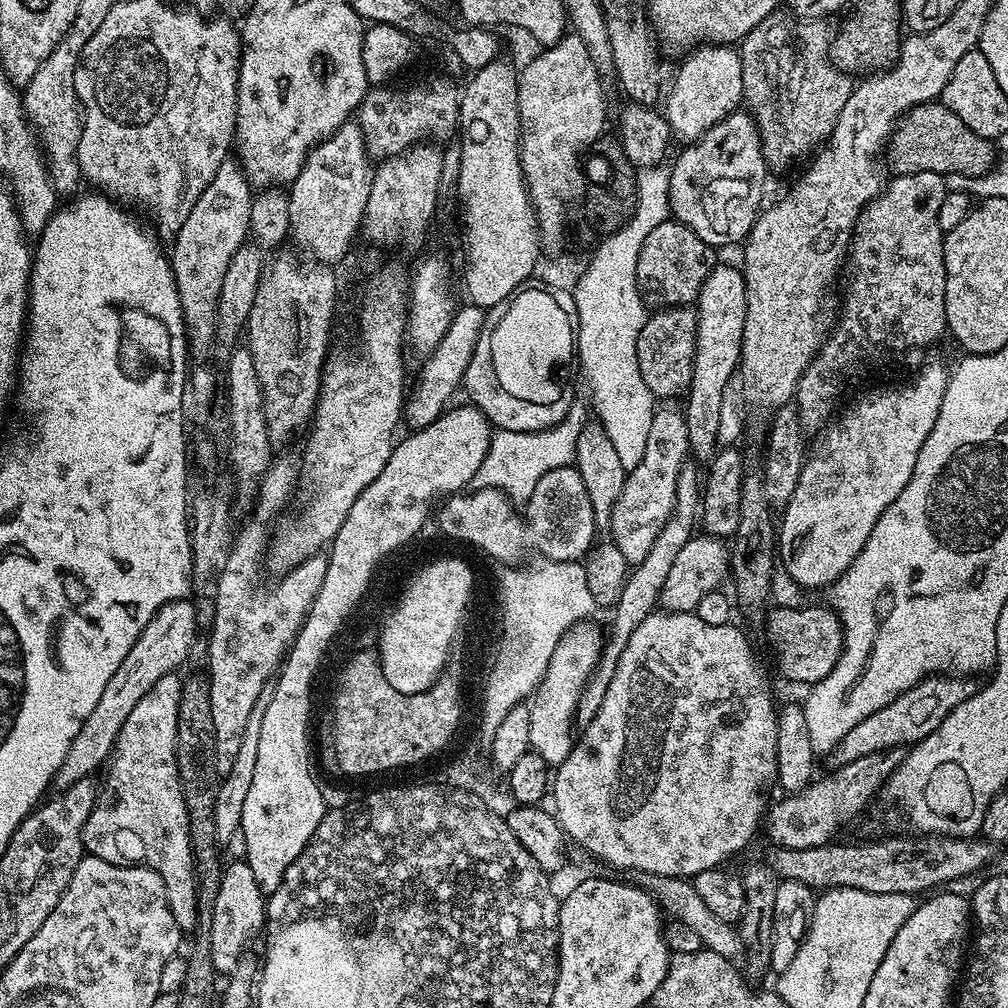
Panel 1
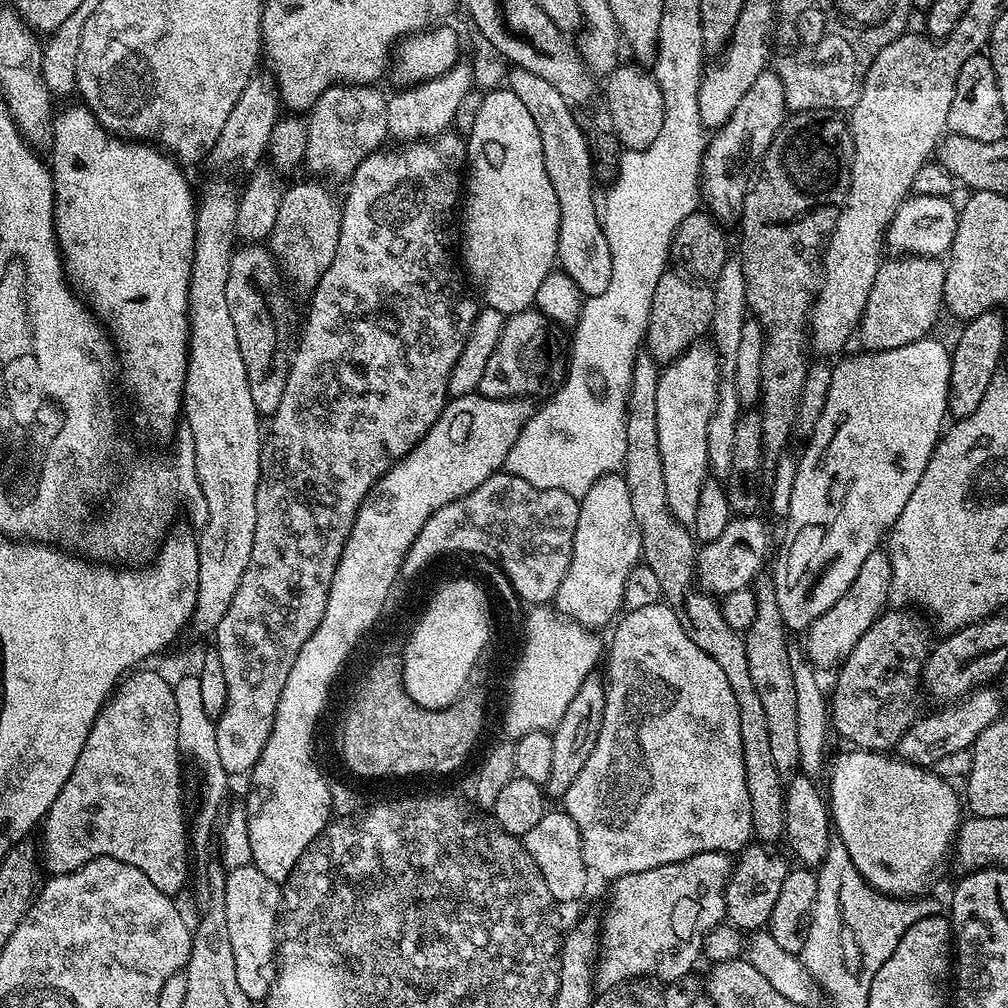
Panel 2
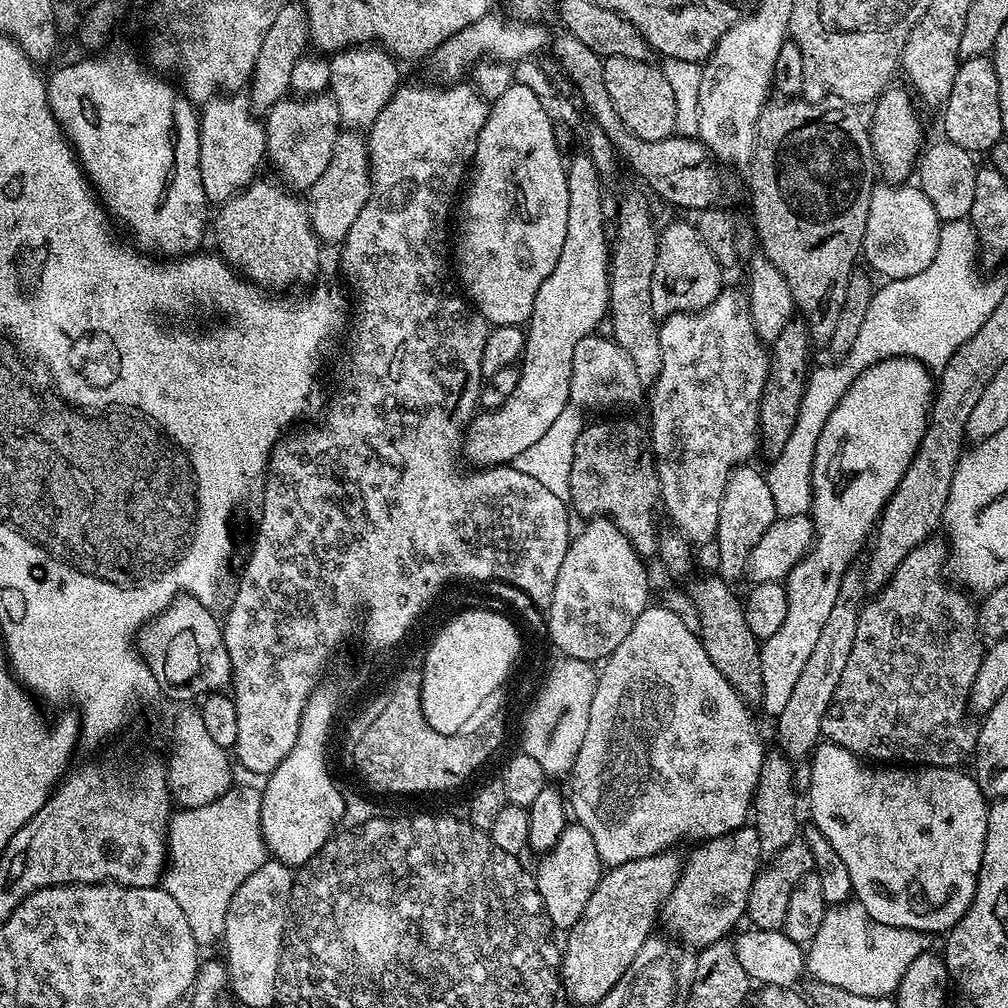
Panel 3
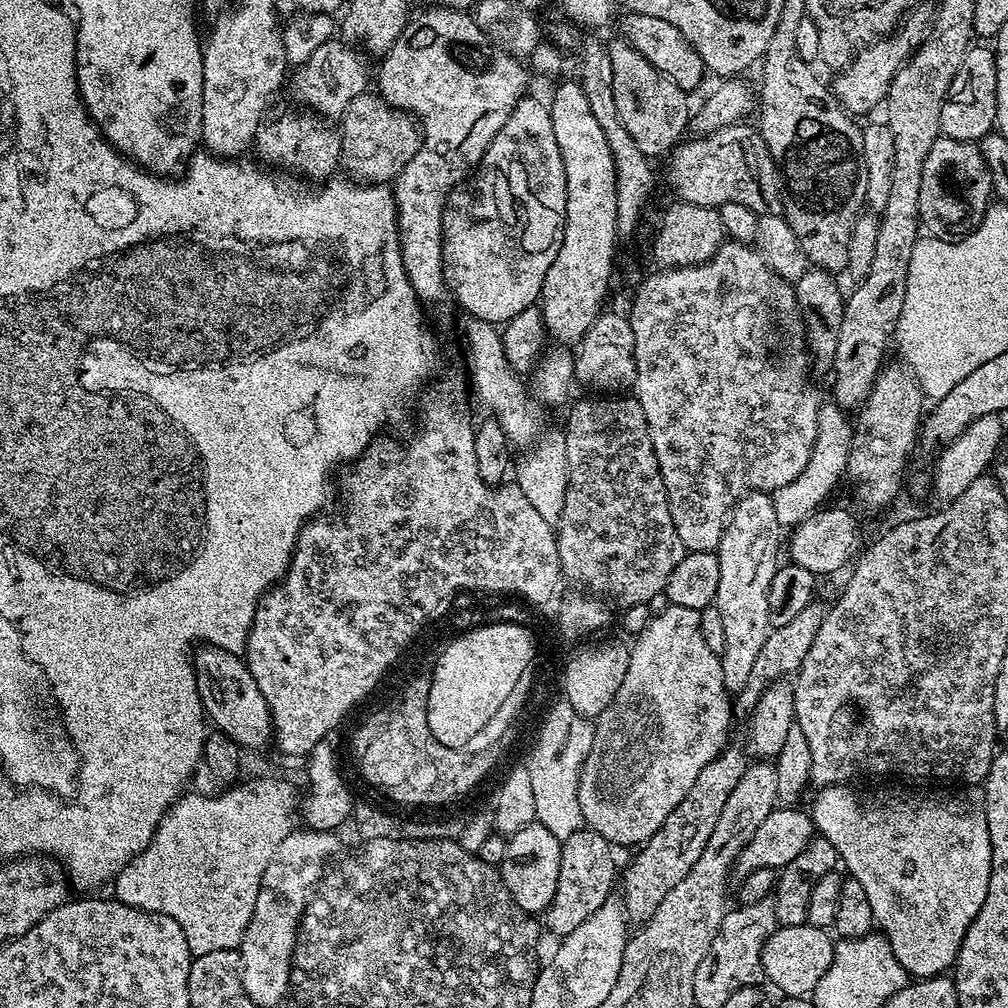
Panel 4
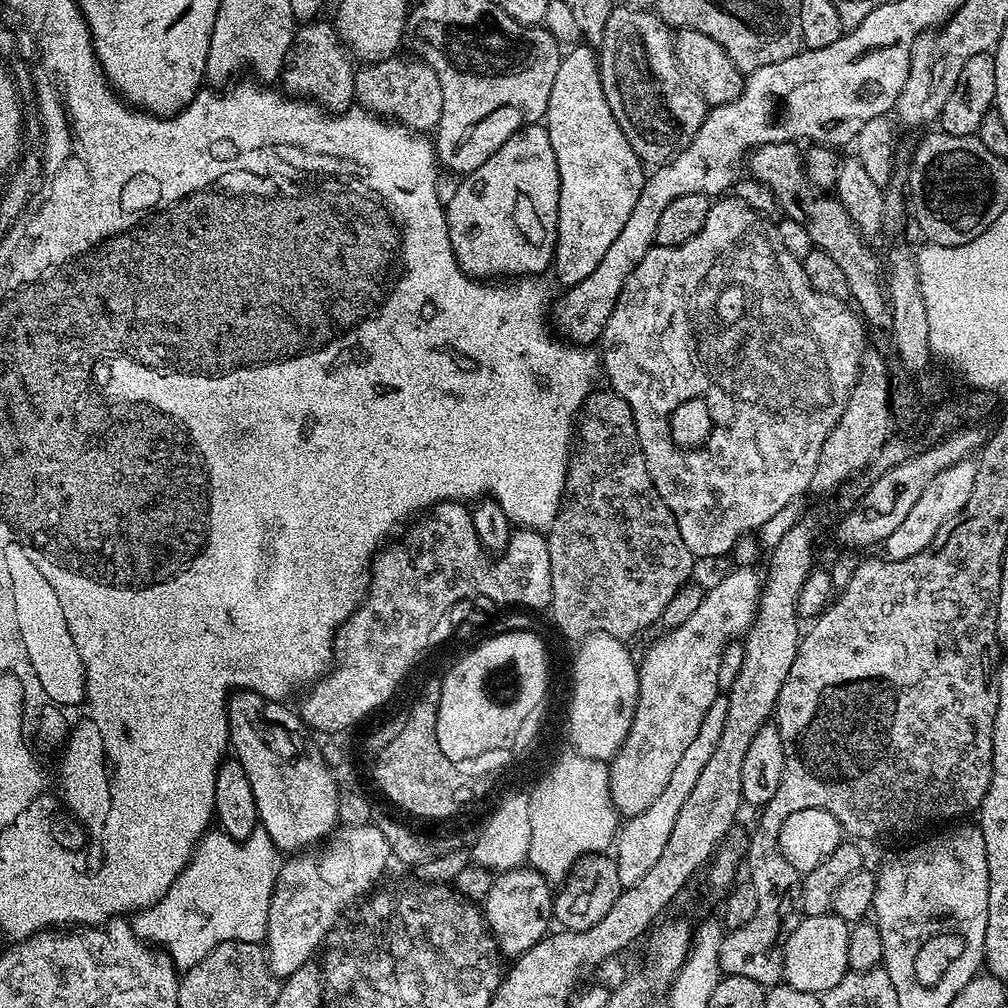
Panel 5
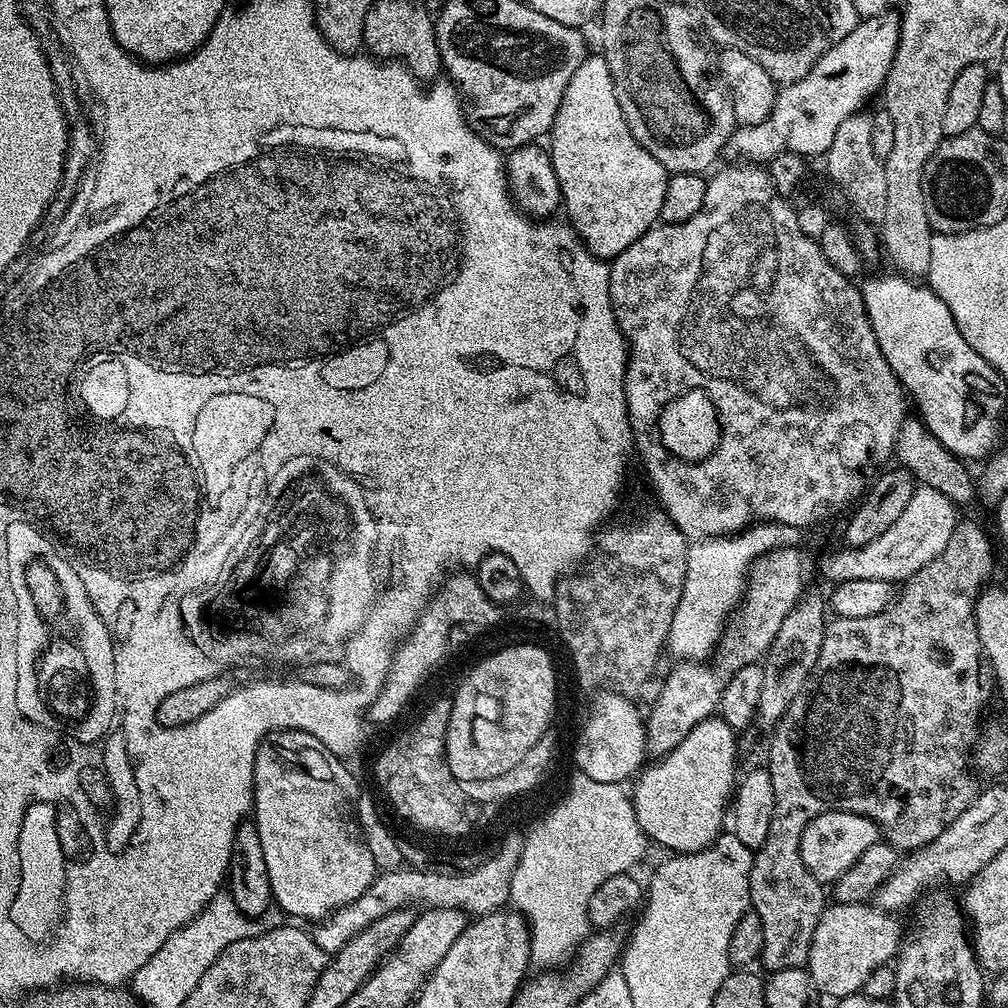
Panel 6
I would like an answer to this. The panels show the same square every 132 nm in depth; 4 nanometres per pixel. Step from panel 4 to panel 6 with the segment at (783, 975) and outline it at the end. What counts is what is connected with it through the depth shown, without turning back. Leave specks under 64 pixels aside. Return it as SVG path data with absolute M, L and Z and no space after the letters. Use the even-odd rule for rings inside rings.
M829 903L818 918L818 926L810 942L807 970L812 984L821 997L839 998L855 996L874 974L885 967L899 953L902 943L902 927L895 915L884 912L871 903Z

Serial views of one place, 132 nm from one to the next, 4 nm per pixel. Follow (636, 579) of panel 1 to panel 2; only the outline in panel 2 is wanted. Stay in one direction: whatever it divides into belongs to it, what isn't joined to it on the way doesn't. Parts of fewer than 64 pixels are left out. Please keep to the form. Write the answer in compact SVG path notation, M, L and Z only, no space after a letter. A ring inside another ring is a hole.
M593 674L582 682L578 688L578 694L574 694L570 706L566 706L566 714L562 714L562 722L553 728L550 735L552 738L552 758L550 765L550 778L542 785L549 797L563 798L566 790L578 778L582 766L590 759L594 746L598 743L598 734L602 734L602 718L606 714L606 680L603 675Z

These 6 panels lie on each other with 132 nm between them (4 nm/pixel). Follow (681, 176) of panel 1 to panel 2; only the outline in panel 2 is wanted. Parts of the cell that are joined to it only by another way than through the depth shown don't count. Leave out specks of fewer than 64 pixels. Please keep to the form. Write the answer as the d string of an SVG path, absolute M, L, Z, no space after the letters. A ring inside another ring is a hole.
M765 70L754 78L754 86L742 94L742 102L734 108L721 128L715 129L707 141L700 167L700 191L707 211L721 222L739 221L740 211L750 187L750 176L744 173L744 155L759 161L774 142L776 132L789 115L782 78L774 70Z

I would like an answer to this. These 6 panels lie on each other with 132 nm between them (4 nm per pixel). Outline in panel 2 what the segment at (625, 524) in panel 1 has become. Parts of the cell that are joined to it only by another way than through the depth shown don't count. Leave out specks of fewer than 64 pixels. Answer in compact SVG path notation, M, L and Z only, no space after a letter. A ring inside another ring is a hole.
M697 342L661 371L658 382L658 450L662 454L666 498L674 518L689 526L695 520L702 486L710 476L707 427L718 398L721 363L721 357L711 343Z

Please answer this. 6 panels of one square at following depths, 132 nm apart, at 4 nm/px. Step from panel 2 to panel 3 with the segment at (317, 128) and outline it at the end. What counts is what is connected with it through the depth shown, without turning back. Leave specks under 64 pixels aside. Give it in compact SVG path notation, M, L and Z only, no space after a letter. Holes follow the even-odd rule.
M353 46L337 52L328 60L330 95L338 102L341 125L348 130L367 130L374 118L382 114L382 106L401 87L397 57L383 46Z

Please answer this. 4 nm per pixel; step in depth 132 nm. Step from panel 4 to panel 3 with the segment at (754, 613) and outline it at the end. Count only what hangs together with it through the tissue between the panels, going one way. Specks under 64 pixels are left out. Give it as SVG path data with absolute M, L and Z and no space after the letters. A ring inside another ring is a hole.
M750 464L737 465L728 473L726 488L718 508L718 530L716 542L720 549L718 574L724 580L735 582L747 571L750 550L761 540L762 534L777 519L774 510L774 498L771 497L767 477L750 467Z

